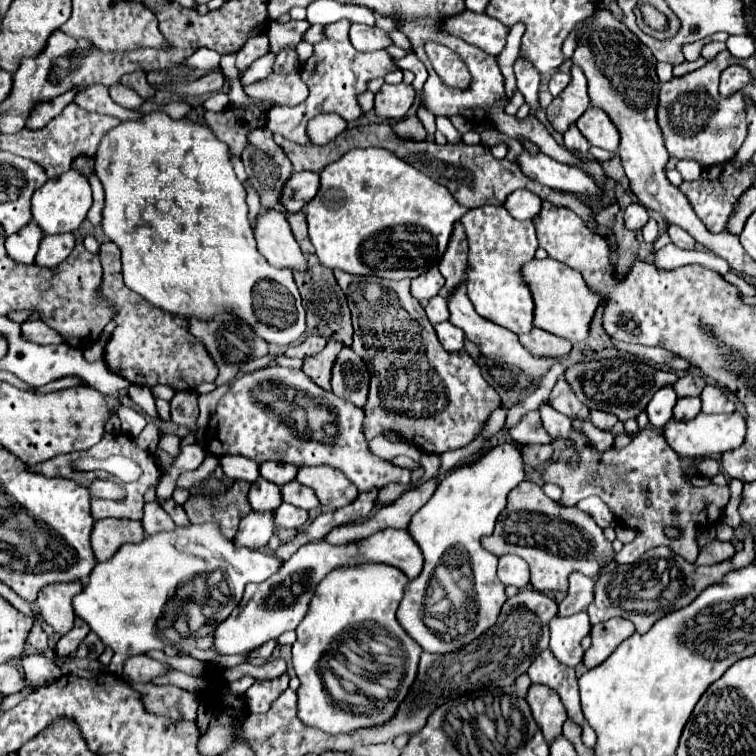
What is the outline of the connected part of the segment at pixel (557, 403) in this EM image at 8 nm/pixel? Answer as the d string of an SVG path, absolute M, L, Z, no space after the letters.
M560 376L560 380L558 380L558 384L554 386L554 390L552 390L548 402L550 402L558 412L562 412L562 414L566 414L566 416L570 416L570 418L574 418L574 416L586 418L588 412L590 412L588 406L584 406L584 404L574 396L574 392L570 390L570 386L568 386L568 382L566 382L564 376Z

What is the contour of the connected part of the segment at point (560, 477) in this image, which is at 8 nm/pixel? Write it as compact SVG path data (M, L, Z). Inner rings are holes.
M656 428L640 430L622 450L610 448L606 452L598 452L596 448L584 448L580 452L580 466L576 470L570 470L564 462L574 454L574 448L562 450L556 464L544 466L544 480L554 482L564 490L560 504L574 506L578 500L596 494L610 506L620 526L628 526L638 532L636 542L624 544L620 558L616 558L618 564L636 562L644 552L658 546L668 546L684 560L696 562L700 552L700 548L696 546L696 532L722 520L724 506L730 500L728 486L708 484L704 488L694 488L692 484L688 484L686 470L678 460L678 454L668 446L664 436ZM646 500L650 500L652 506L646 506ZM672 510L678 510L678 514L674 516ZM670 526L684 530L686 536L664 536L664 530Z

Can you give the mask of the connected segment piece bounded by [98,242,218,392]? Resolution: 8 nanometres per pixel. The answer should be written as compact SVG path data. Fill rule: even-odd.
M102 242L98 254L104 268L104 278L98 292L104 300L110 300L116 310L112 318L116 328L104 348L108 370L136 386L152 388L156 384L166 384L176 392L192 392L200 382L214 382L218 370L204 344L188 332L188 320L160 312L156 306L146 302L140 294L132 292L124 284L120 250L116 244Z

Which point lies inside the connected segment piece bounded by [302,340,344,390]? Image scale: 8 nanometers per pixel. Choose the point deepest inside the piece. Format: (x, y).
(319, 368)

